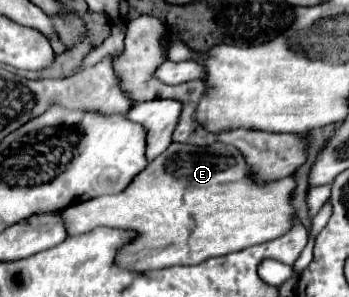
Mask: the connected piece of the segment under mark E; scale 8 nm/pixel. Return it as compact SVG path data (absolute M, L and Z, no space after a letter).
M214 143L204 149L194 145L170 145L166 153L156 157L144 171L140 171L124 191L116 195L102 195L90 203L82 201L72 205L64 209L62 219L68 237L88 233L96 227L132 231L134 237L122 245L114 263L132 273L146 273L172 265L198 265L210 257L226 255L230 251L240 251L250 245L280 237L280 233L290 229L290 217L294 213L290 205L292 189L292 177L284 177L272 185L254 185L248 179L242 155L232 145Z

